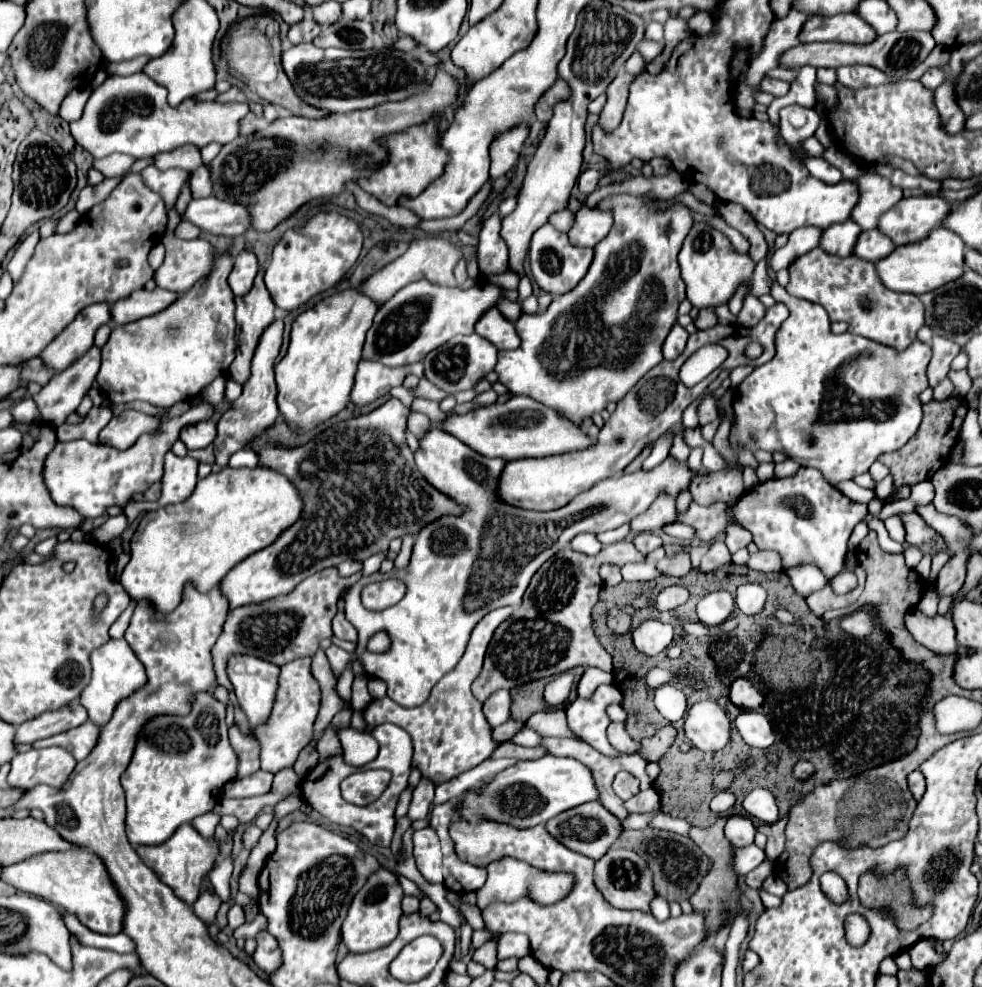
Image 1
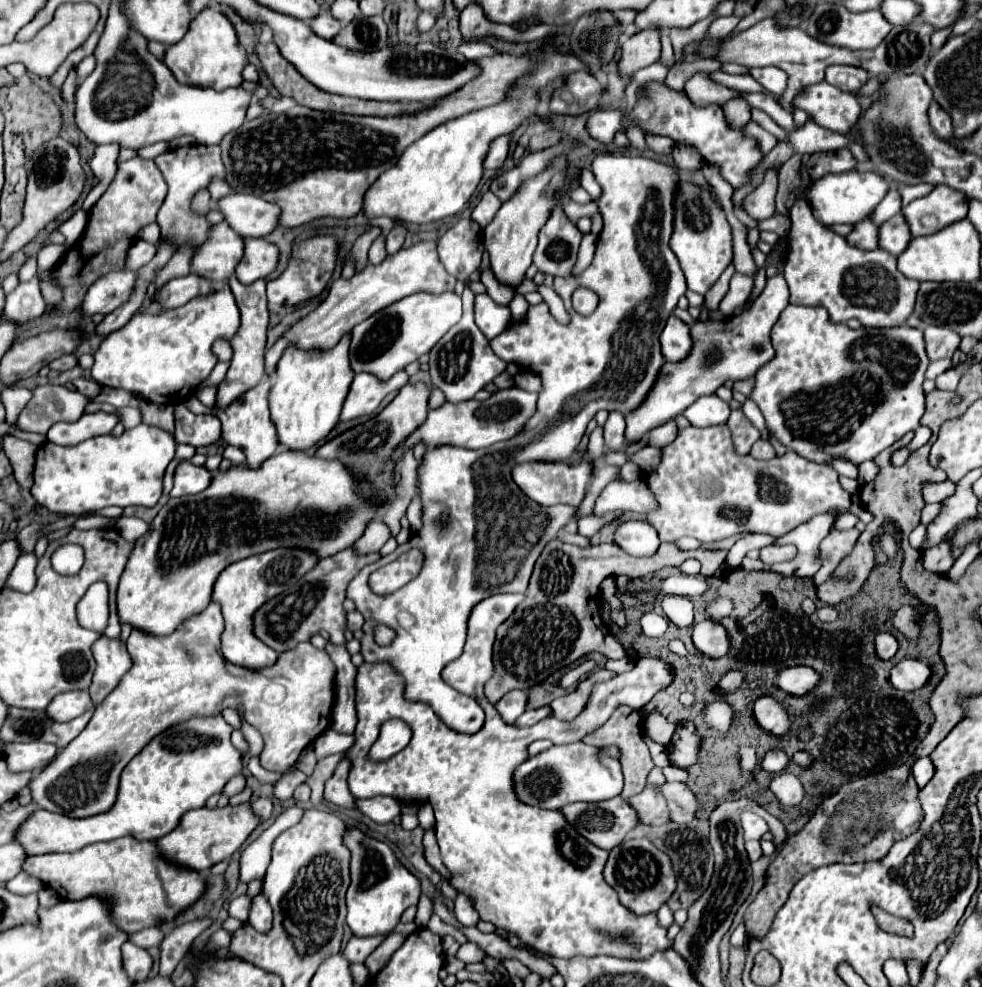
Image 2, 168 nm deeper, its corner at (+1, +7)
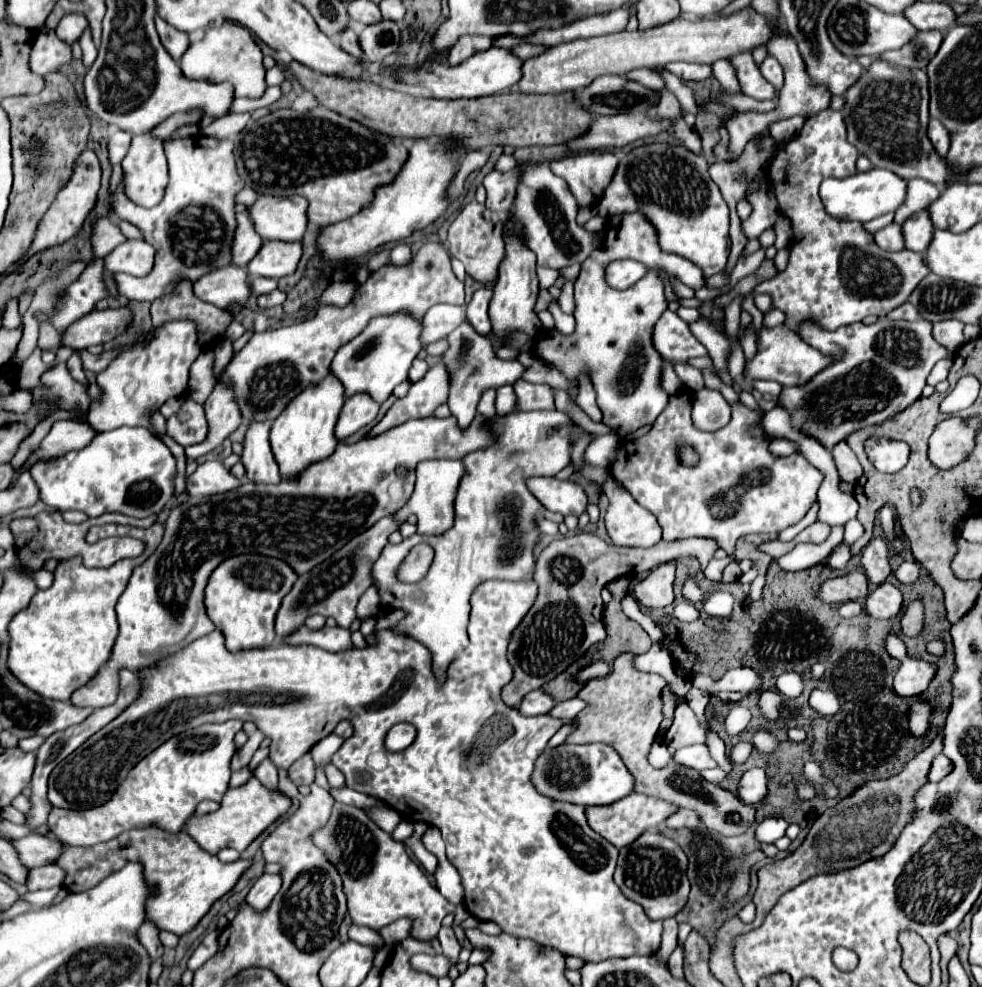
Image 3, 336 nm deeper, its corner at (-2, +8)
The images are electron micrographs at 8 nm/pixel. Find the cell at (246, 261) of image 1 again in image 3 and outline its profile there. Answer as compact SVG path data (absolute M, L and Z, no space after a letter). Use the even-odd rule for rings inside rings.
M264 241L256 257L248 263L248 275L260 275L270 279L280 279L292 275L302 257L300 241Z

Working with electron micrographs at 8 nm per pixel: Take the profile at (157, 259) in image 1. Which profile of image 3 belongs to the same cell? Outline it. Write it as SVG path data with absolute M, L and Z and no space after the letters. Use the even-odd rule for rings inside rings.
M128 239L104 257L104 267L111 273L128 273L144 277L154 263L154 247L148 241Z

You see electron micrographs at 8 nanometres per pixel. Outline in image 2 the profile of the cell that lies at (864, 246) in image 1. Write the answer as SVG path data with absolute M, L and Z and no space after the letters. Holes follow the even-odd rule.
M903 214L893 216L879 228L879 246L895 256L905 252L905 246L909 246L909 224Z

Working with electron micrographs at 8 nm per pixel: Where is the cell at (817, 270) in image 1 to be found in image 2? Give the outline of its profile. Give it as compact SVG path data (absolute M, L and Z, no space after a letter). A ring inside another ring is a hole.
M809 186L795 198L789 218L793 220L791 230L787 234L789 250L785 258L785 280L789 284L789 304L803 304L803 306L823 306L829 312L829 320L833 322L847 322L849 318L857 318L863 326L869 328L889 328L889 326L903 326L907 316L913 312L915 296L919 282L901 276L897 270L897 256L885 250L861 250L847 244L845 236L835 234L829 226L821 224L807 202Z

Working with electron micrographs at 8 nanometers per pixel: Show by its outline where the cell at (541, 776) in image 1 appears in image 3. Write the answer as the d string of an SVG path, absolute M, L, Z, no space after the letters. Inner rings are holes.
M562 743L554 749L546 749L534 765L532 783L536 791L552 801L564 801L574 805L608 805L632 793L634 779L622 763L614 747L604 743L568 745Z

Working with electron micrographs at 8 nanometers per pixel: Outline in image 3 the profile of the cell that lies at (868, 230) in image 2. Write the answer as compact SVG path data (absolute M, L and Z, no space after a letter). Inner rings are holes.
M892 223L874 233L874 243L884 251L900 251L904 249L904 239L900 239L900 225Z

